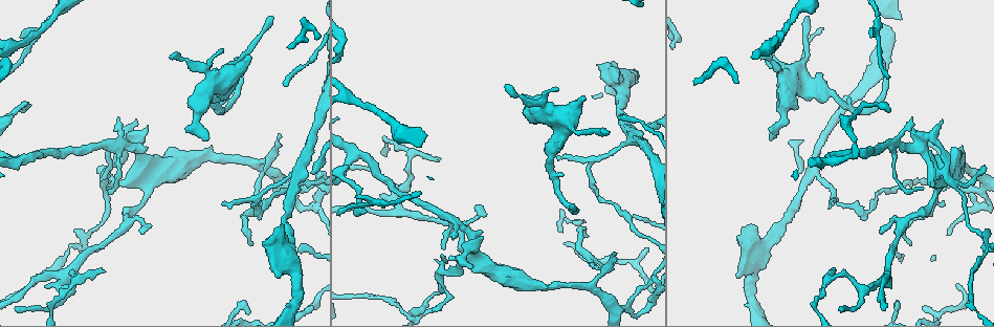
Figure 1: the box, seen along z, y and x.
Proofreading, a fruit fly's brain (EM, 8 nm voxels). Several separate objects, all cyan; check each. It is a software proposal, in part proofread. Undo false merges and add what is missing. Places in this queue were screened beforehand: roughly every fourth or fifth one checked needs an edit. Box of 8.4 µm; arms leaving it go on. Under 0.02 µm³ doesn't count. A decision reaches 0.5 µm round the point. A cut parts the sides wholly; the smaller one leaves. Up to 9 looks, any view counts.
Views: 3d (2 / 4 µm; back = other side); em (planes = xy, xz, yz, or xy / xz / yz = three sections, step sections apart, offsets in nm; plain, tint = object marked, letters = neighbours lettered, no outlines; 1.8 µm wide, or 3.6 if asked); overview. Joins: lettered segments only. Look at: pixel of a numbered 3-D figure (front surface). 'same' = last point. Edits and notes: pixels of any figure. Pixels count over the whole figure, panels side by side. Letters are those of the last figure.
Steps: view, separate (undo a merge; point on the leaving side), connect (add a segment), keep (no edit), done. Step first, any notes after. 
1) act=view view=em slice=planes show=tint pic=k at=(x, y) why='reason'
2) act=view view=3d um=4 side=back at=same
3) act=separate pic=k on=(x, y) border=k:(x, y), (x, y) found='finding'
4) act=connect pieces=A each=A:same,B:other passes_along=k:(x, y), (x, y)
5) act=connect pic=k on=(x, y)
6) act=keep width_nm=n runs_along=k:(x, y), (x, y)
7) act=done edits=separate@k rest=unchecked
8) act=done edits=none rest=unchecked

act=view view=em um=3.6 slice=planes show=plain pic=1 at=(236, 58) why='branch stops here'

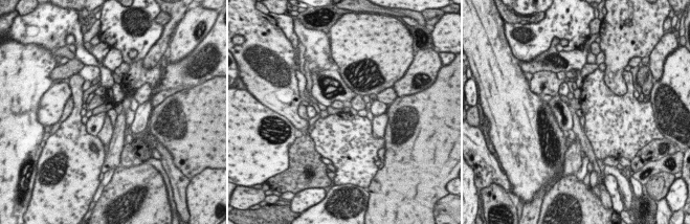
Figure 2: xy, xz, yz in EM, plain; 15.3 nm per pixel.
act=view view=em um=3.6 slice=planes show=letters at=same

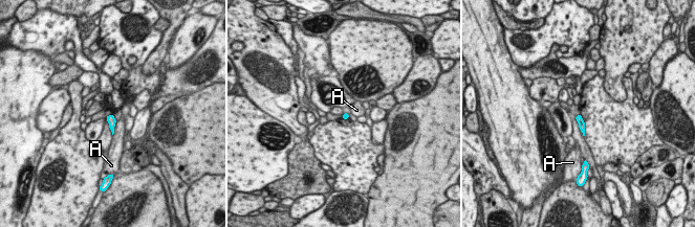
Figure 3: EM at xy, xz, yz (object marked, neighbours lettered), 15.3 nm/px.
act=keep longest_contact=A:240nm each=A:other border=3:(116, 120), (112, 135) found='no lettered segment goes on from it'

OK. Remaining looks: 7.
act=view view=em slice=planes show=tint pic=1 at=(972, 192) why='abrupt turn'

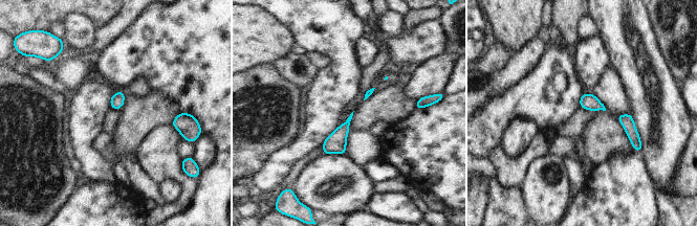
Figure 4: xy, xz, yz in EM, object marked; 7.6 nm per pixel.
act=view view=em slice=planes show=letters at=same

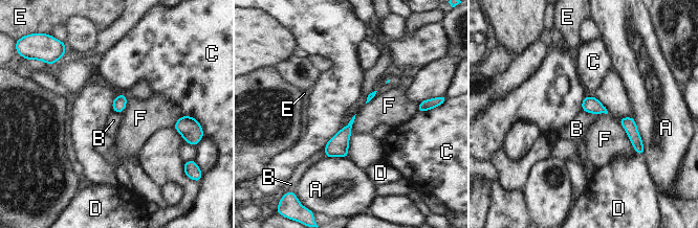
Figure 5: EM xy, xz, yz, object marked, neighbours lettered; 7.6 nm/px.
act=keep width_nm=100 each=A:other,B:other,C:other,D:other,E:other,F:other border=5:(355, 113), (340, 130) found='all the same neuron'

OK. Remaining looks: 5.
act=view view=em slice=yz step=16 show=tint pic=1 at=(261, 214) why='abrupt turn'

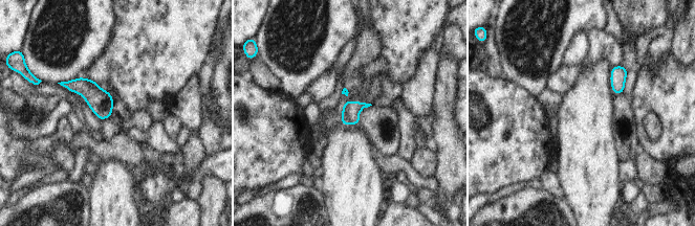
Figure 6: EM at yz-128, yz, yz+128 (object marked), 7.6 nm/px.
act=view view=em slice=planes show=tint at=same why='cut it another way'

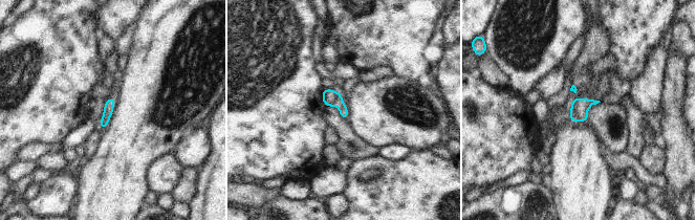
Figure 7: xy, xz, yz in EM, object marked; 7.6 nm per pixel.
act=view view=em slice=planes show=letters at=same

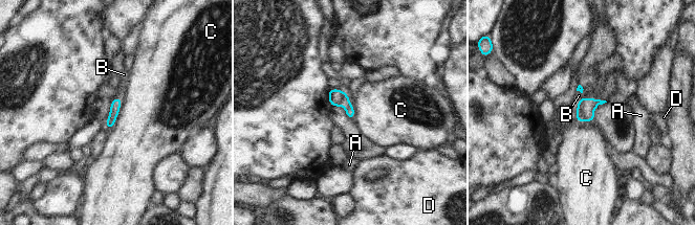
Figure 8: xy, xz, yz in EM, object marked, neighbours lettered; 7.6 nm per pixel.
act=separate pic=8 on=(337, 97) each=A:other,B:other,C:other,D:other border=8:(348, 98), (344, 106) found='two neurons meet here'

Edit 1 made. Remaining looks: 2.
act=done edits=separate@8 rest=unchecked

